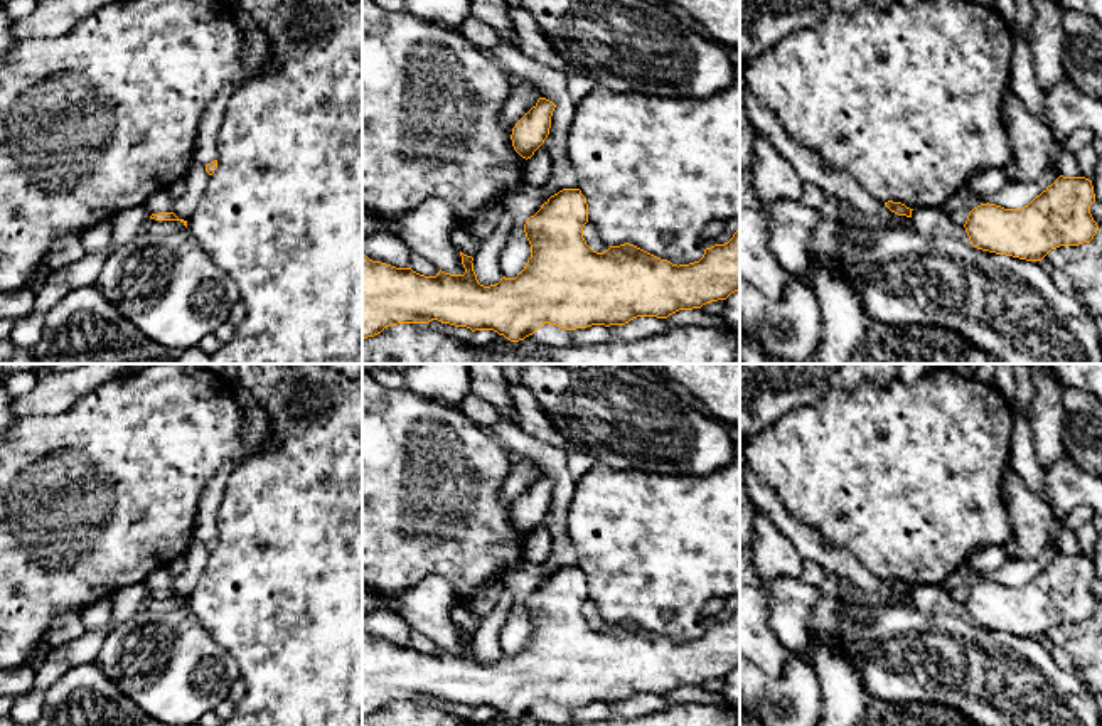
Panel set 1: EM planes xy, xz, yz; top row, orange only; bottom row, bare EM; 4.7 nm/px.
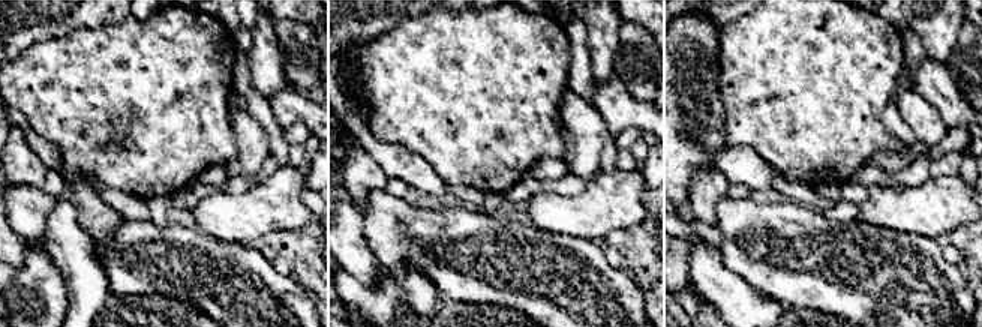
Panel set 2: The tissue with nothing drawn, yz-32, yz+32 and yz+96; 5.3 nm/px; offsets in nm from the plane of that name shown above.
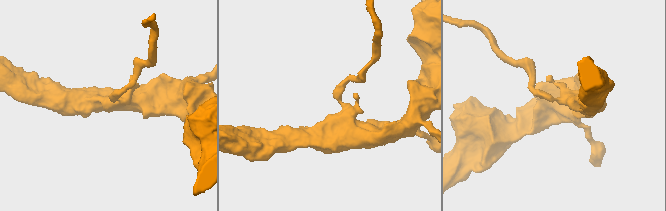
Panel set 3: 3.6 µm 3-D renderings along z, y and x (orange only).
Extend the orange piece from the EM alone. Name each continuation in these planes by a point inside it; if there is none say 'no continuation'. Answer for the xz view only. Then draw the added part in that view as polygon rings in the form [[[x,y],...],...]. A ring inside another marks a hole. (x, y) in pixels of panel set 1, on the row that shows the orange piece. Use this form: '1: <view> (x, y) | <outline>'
no continuation

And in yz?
no continuation

